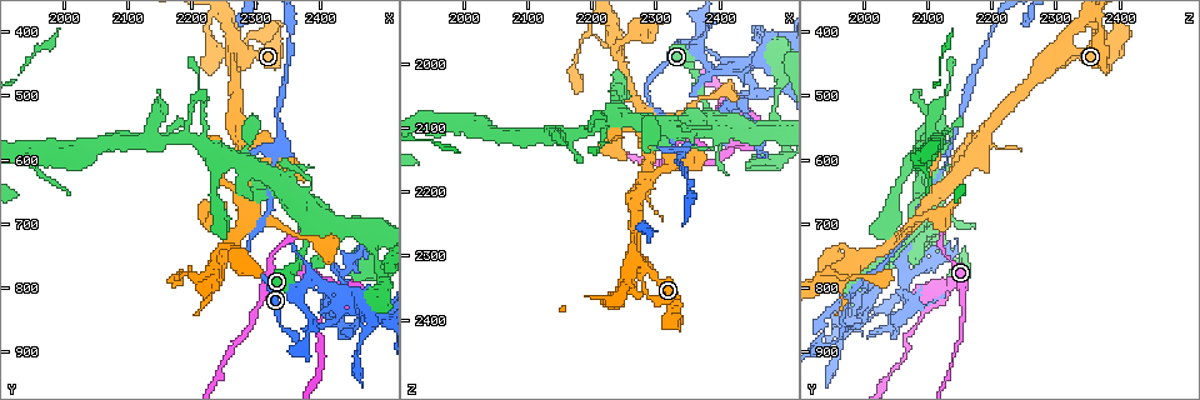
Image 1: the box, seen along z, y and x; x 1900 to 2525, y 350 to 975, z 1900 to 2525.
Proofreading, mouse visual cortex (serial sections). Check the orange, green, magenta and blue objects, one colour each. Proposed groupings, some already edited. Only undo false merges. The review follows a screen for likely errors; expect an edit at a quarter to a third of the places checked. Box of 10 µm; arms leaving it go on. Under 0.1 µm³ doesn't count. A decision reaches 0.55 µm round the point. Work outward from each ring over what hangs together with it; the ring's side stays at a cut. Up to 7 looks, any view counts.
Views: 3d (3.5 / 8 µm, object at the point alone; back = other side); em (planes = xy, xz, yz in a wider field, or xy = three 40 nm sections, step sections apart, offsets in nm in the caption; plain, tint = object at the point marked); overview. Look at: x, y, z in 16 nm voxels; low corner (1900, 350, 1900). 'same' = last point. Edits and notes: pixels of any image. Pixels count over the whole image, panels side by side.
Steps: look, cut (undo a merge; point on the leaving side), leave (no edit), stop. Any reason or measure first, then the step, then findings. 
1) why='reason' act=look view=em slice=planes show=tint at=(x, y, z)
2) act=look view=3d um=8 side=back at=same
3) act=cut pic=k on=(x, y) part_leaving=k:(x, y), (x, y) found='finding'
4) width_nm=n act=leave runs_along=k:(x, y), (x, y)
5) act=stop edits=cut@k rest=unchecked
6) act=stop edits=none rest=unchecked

act=look view=3d um=8 at=(2275, 420, 2320)

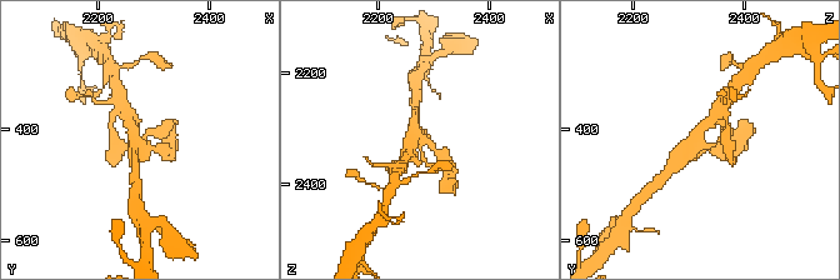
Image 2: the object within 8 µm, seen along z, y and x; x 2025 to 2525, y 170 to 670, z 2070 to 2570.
act=look view=em slice=xy step=5 show=tint at=same

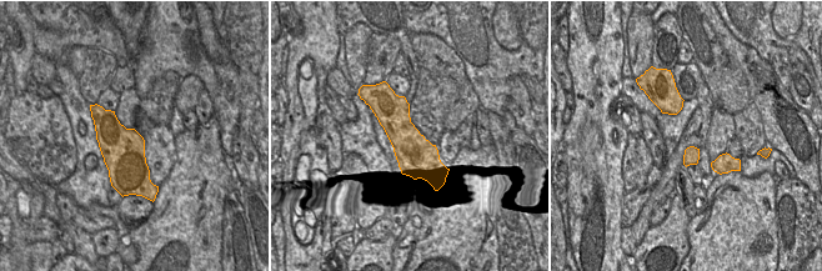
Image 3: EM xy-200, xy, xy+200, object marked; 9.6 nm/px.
act=leave found='all the same cell'

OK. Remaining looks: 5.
why='abrupt turn' act=look view=3d um=3.5 at=(2265, 715, 2060)

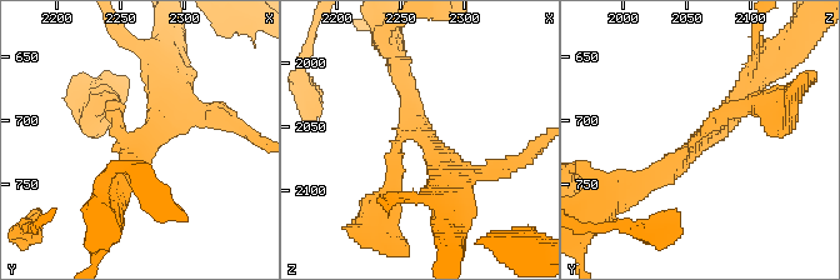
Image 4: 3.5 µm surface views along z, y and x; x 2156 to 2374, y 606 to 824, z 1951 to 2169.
act=look view=em slice=xy step=2 show=tint at=(2262, 716, 2058)

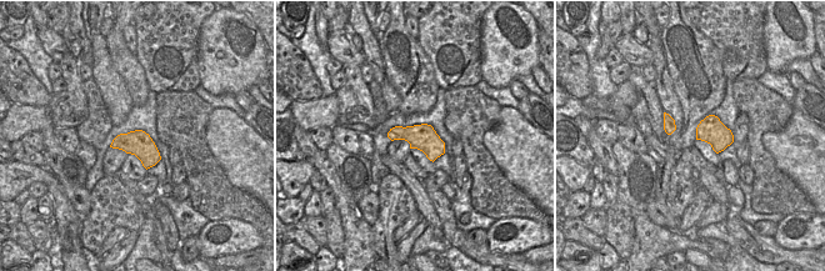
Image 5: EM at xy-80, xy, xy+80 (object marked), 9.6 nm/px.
arms=3 arm_widths_nm=200,250,300 act=leave runs_along=4:(749, 89), (663, 174), (630, 189) found='one cell here'

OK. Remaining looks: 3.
why='calibre changes' act=look view=em slice=planes show=tint at=(2425, 815, 2120)

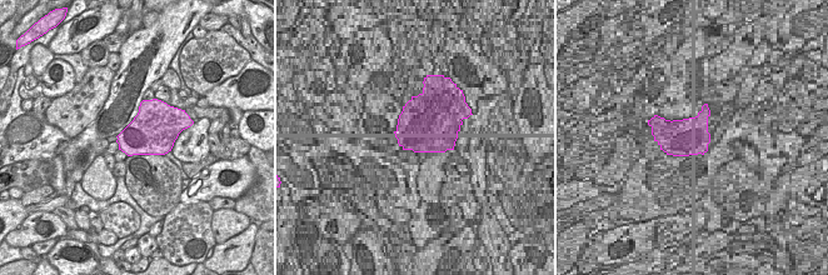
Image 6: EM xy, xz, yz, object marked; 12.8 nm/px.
why='wider look' act=look view=3d um=3.5 at=same

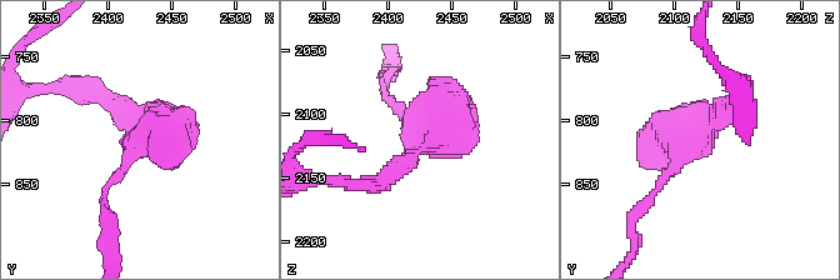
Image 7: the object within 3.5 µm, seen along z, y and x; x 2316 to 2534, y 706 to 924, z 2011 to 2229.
act=cut pic=7 on=(130, 150) part_leaving=7:(701, 134), (673, 134), (638, 156) found='two cells meet here'

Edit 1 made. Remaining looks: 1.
act=stop edits=cut@7 rest=unchecked

